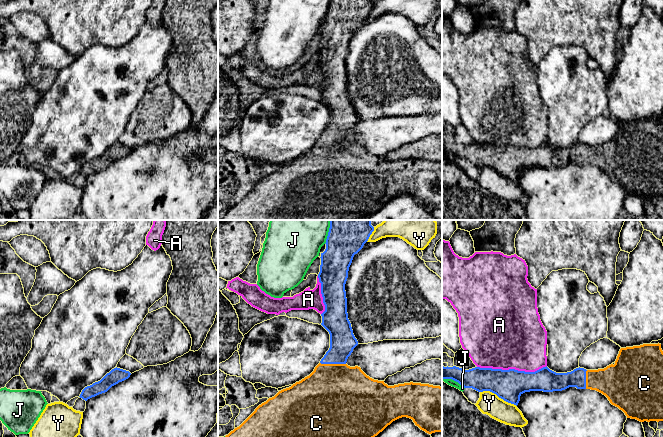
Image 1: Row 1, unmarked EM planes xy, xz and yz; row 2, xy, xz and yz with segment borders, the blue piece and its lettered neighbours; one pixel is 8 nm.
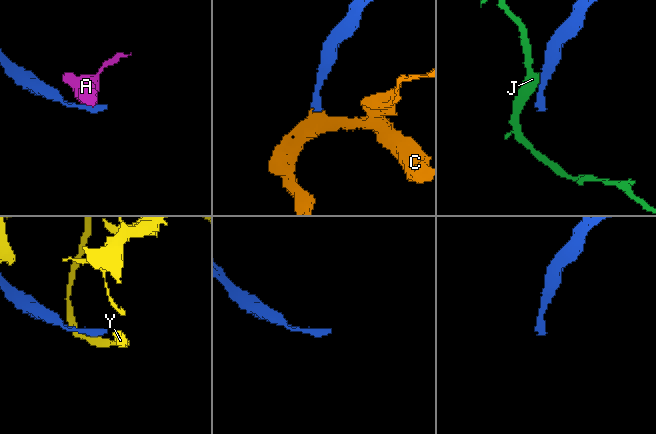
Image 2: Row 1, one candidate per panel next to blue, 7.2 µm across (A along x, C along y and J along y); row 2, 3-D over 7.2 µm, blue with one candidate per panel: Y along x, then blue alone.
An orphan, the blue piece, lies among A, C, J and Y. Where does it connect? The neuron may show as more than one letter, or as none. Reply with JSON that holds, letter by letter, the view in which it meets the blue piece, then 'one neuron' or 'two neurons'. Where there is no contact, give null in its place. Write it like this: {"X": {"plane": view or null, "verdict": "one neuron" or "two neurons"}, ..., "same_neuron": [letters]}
{"A": {"plane": "yz", "verdict": "two neurons"}, "C": {"plane": "xz", "verdict": "one neuron"}, "J": {"plane": "xz", "verdict": "two neurons"}, "Y": {"plane": "yz", "verdict": "two neurons"}, "same_neuron": ["C"]}

